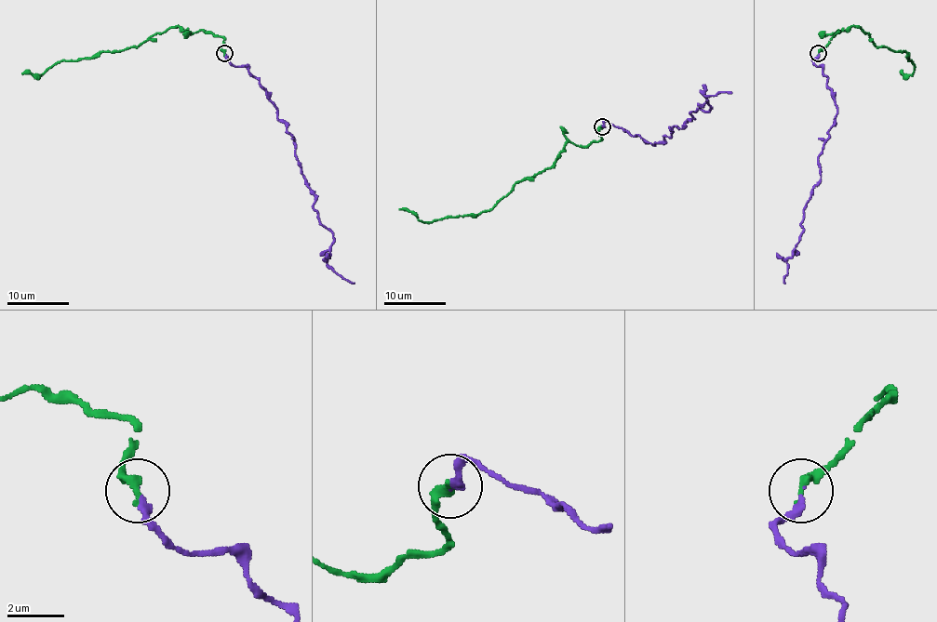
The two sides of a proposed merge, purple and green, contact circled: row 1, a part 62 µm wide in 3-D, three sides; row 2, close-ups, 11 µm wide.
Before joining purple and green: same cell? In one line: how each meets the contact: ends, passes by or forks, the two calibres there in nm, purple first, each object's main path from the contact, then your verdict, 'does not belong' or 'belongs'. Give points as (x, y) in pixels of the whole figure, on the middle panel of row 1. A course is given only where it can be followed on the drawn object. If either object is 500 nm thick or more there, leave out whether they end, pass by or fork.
purple ends; green ends; calibres 200 and 340 nm; course purple (601, 125), (608, 121), (654, 144), (675, 125), (680, 129), (689, 113), (710, 109), (704, 95), (732, 93); course green (601, 125), (598, 141), (586, 146), (568, 141), (554, 164), (526, 178), (480, 213), (421, 222), (399, 208); belongs

